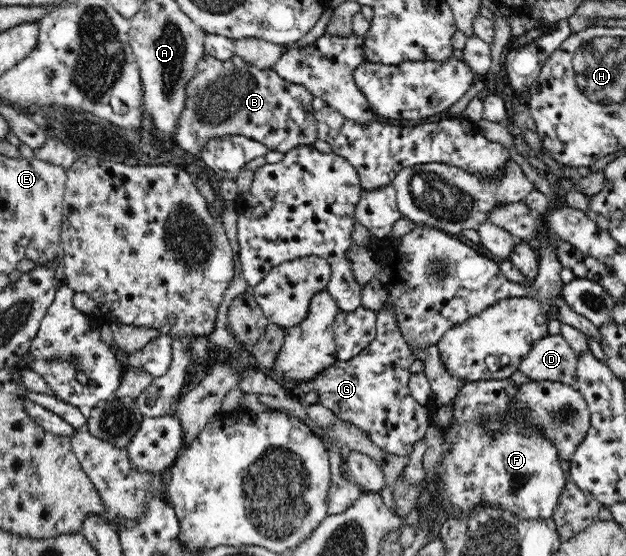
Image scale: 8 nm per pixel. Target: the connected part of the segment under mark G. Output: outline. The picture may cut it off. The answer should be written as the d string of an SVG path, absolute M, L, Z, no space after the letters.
M387 303L381 311L376 311L376 315L376 337L360 354L345 361L337 359L311 379L307 381L301 379L296 386L302 393L315 393L318 405L328 407L338 419L361 429L377 447L399 457L408 457L415 443L425 437L431 424L432 412L429 411L429 407L420 404L411 395L409 367L413 365L415 359L409 344L401 334L396 306Z

